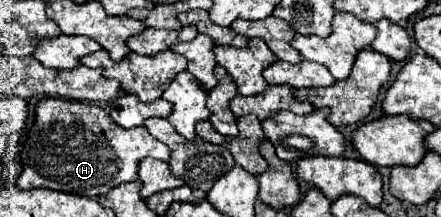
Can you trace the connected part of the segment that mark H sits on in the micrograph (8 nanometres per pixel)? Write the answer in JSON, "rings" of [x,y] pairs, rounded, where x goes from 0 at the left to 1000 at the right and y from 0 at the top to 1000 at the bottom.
{"rings":[[[102,447],[79,484],[79,558],[52,650],[48,687],[52,788],[39,825],[39,871],[102,862],[193,908],[224,908],[274,843],[306,834],[311,760],[324,724],[383,742],[383,687],[374,687],[374,668],[365,668],[365,650],[356,650],[351,631],[338,631],[329,585],[297,585],[297,594],[270,585],[224,484],[156,465],[138,447]]]}

